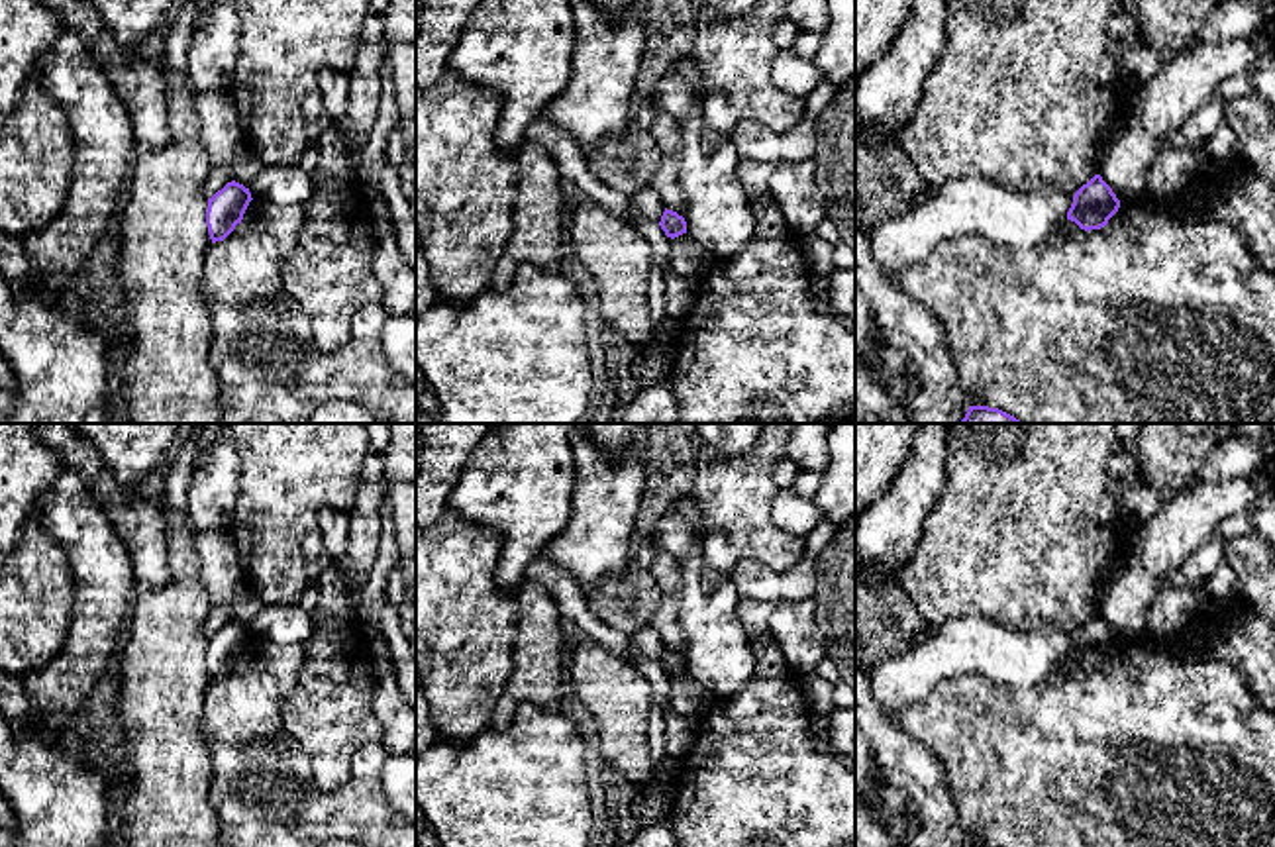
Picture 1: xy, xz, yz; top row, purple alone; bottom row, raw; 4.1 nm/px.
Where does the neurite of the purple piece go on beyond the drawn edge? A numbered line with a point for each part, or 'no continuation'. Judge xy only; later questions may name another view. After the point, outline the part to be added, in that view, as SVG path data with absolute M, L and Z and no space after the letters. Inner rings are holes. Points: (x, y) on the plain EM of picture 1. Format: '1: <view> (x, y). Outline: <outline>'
no continuation

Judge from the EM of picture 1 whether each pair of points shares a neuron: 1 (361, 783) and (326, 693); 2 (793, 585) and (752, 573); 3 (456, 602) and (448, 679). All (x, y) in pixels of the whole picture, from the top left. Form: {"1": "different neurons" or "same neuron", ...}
{"1": "different neurons", "2": "same neuron", "3": "same neuron"}

